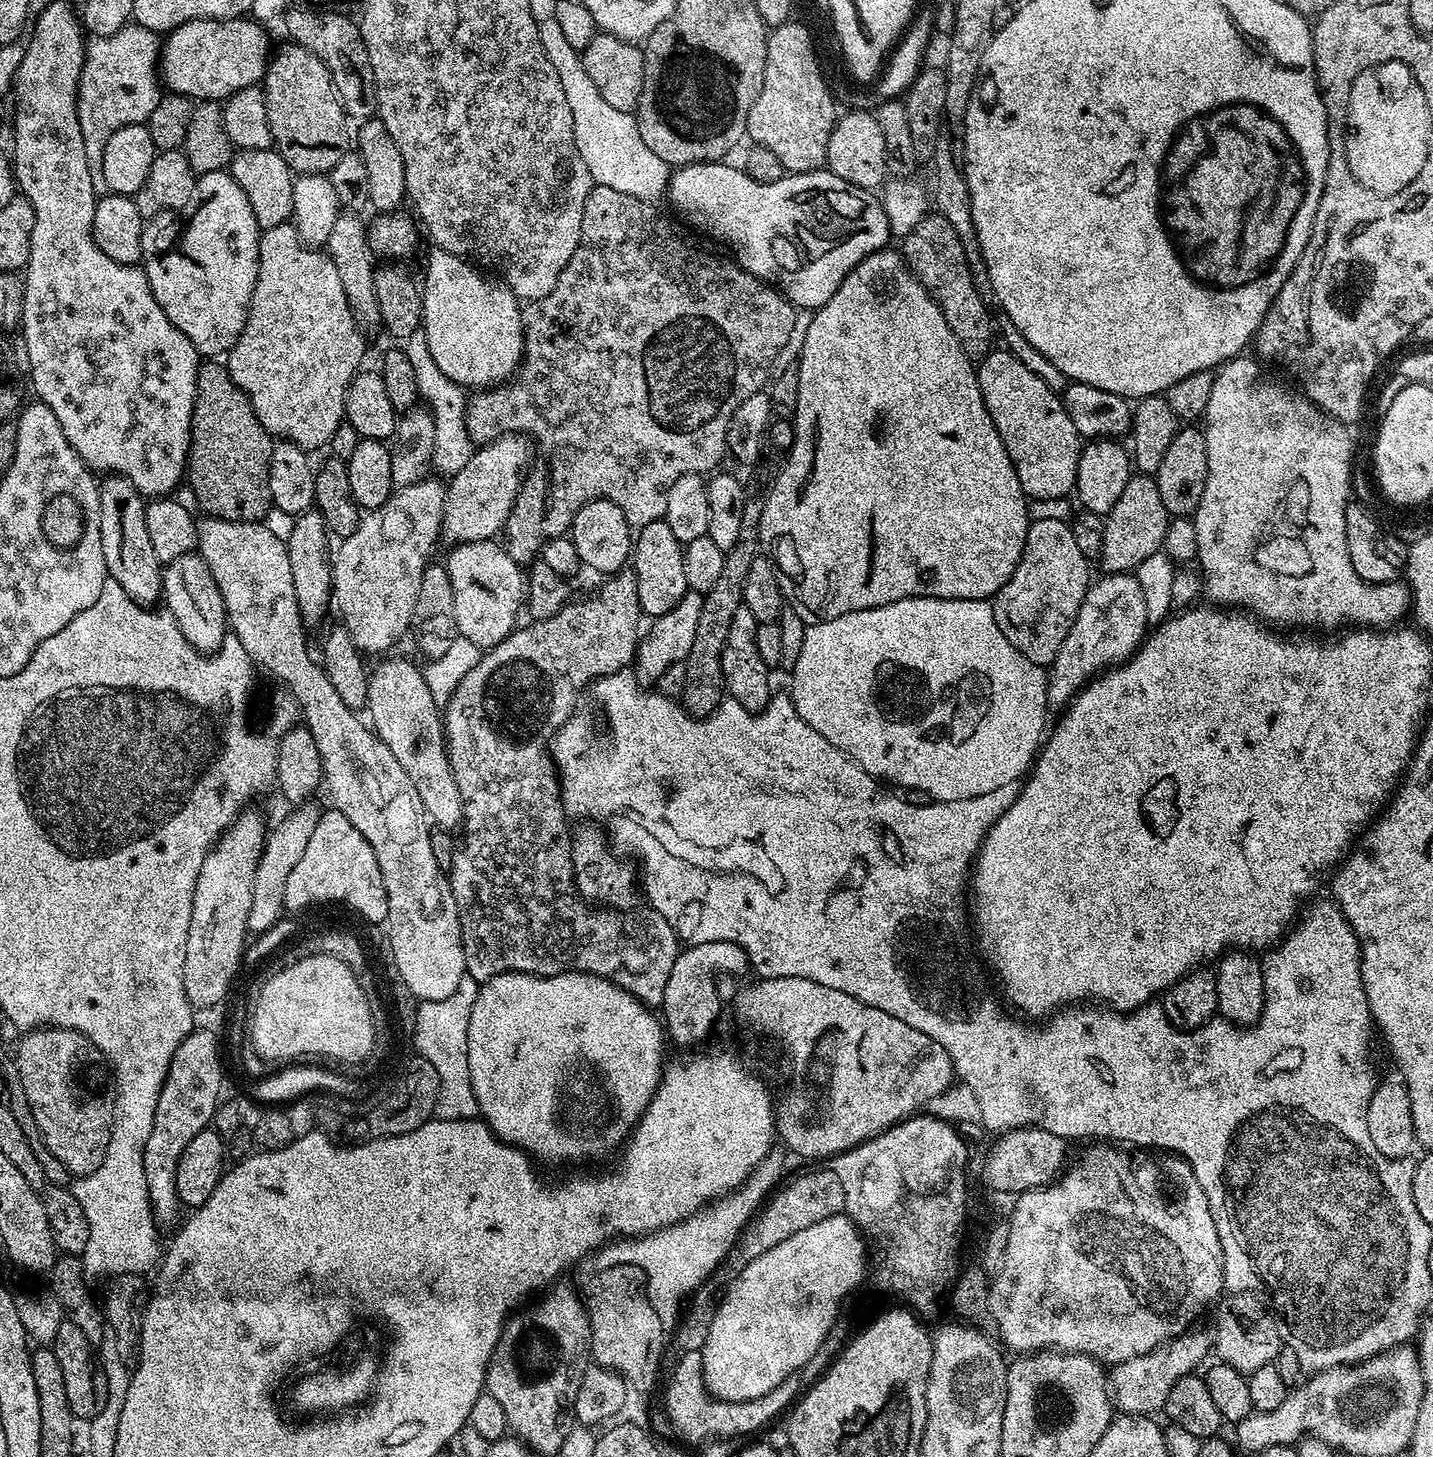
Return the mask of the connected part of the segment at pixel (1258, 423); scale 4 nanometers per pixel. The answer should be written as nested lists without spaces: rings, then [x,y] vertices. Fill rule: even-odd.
[[[1241,354],[1235,356],[1232,360],[1227,360],[1225,364],[1220,365],[1215,369],[1216,377],[1214,378],[1214,391],[1210,394],[1210,402],[1206,406],[1204,415],[1202,417],[1202,431],[1206,438],[1206,458],[1208,459],[1208,477],[1206,478],[1206,490],[1202,494],[1202,502],[1198,506],[1198,510],[1195,514],[1196,529],[1198,530],[1198,554],[1196,560],[1200,568],[1204,571],[1204,592],[1209,596],[1211,603],[1216,606],[1231,606],[1236,610],[1250,610],[1251,615],[1259,618],[1265,625],[1268,626],[1280,626],[1276,624],[1285,624],[1288,628],[1304,628],[1307,624],[1317,624],[1320,628],[1340,628],[1345,626],[1367,626],[1373,630],[1387,630],[1393,626],[1399,625],[1400,620],[1404,615],[1408,616],[1410,612],[1410,605],[1413,603],[1413,596],[1409,589],[1409,585],[1404,582],[1393,582],[1391,584],[1371,584],[1366,582],[1362,578],[1358,578],[1358,574],[1354,570],[1354,562],[1350,562],[1350,550],[1346,550],[1346,506],[1350,502],[1350,496],[1348,491],[1352,488],[1352,436],[1350,433],[1349,425],[1340,423],[1339,420],[1323,412],[1313,400],[1309,400],[1303,392],[1299,390],[1293,390],[1291,392],[1288,388],[1283,388],[1280,384],[1275,384],[1272,380],[1267,380],[1264,377],[1264,372],[1259,368],[1261,365],[1257,363],[1251,355]]]

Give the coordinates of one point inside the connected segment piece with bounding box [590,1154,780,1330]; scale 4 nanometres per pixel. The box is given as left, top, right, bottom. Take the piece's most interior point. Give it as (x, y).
(676, 1259)

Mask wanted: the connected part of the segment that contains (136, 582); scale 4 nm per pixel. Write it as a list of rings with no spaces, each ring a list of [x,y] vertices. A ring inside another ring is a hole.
[[[108,474],[99,481],[102,514],[102,554],[111,580],[118,582],[135,604],[155,605],[164,590],[164,568],[150,542],[146,526],[146,498],[130,478]]]

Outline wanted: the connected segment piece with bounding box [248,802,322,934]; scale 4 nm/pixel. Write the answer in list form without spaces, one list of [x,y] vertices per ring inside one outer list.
[[[305,802],[297,804],[276,824],[276,829],[269,831],[266,836],[264,845],[264,853],[260,856],[258,870],[254,880],[254,898],[250,904],[250,918],[248,919],[249,933],[268,932],[280,920],[280,915],[285,915],[284,899],[286,898],[286,878],[290,878],[290,870],[294,870],[294,865],[302,859],[302,853],[306,850],[306,845],[310,843],[310,834],[314,834],[314,826],[318,826],[318,818],[320,817],[321,805],[312,804],[313,802]]]

